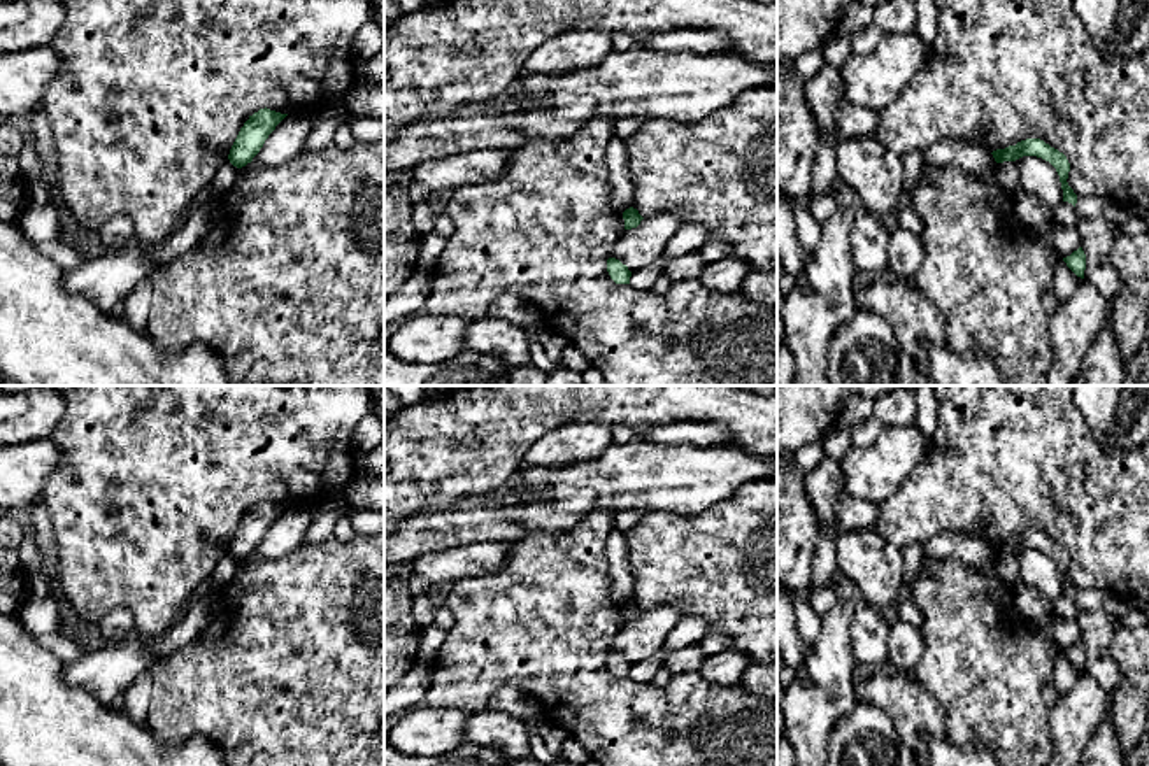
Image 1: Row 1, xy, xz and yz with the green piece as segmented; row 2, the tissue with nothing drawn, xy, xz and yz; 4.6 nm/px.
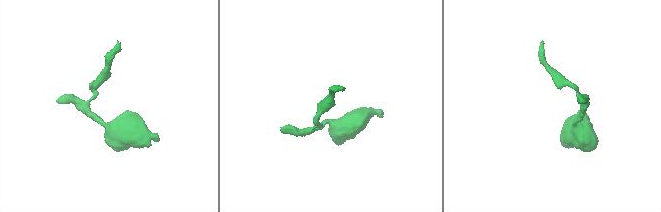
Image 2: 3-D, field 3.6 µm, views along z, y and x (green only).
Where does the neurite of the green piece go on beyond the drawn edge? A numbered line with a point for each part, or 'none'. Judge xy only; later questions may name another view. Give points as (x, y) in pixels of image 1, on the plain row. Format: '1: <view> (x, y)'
none

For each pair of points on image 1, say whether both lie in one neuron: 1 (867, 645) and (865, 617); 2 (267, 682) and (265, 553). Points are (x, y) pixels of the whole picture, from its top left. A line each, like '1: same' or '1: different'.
1: same
2: different

